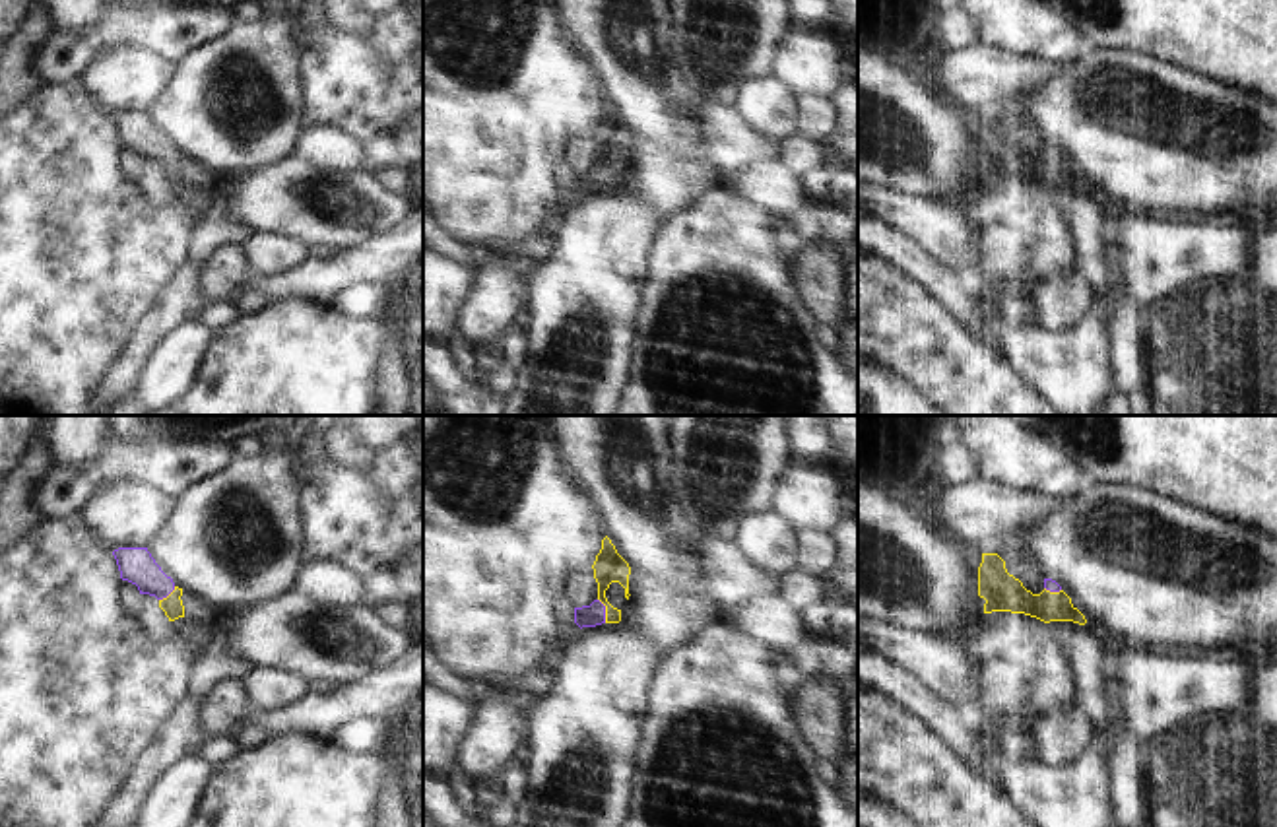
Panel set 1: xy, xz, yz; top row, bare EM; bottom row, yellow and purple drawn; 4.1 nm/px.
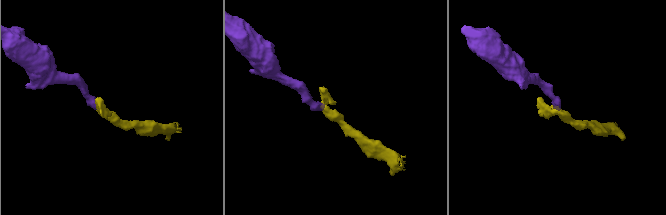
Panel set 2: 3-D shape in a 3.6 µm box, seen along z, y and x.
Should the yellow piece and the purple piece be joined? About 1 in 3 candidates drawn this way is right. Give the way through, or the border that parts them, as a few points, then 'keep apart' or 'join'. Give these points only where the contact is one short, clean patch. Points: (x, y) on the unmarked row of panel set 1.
runs through xz (608, 132), (602, 150), (606, 175), (589, 181); join

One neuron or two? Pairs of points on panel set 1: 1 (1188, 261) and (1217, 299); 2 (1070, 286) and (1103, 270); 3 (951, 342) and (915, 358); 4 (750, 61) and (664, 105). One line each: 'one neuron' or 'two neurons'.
1: two neurons
2: two neurons
3: one neuron
4: two neurons

